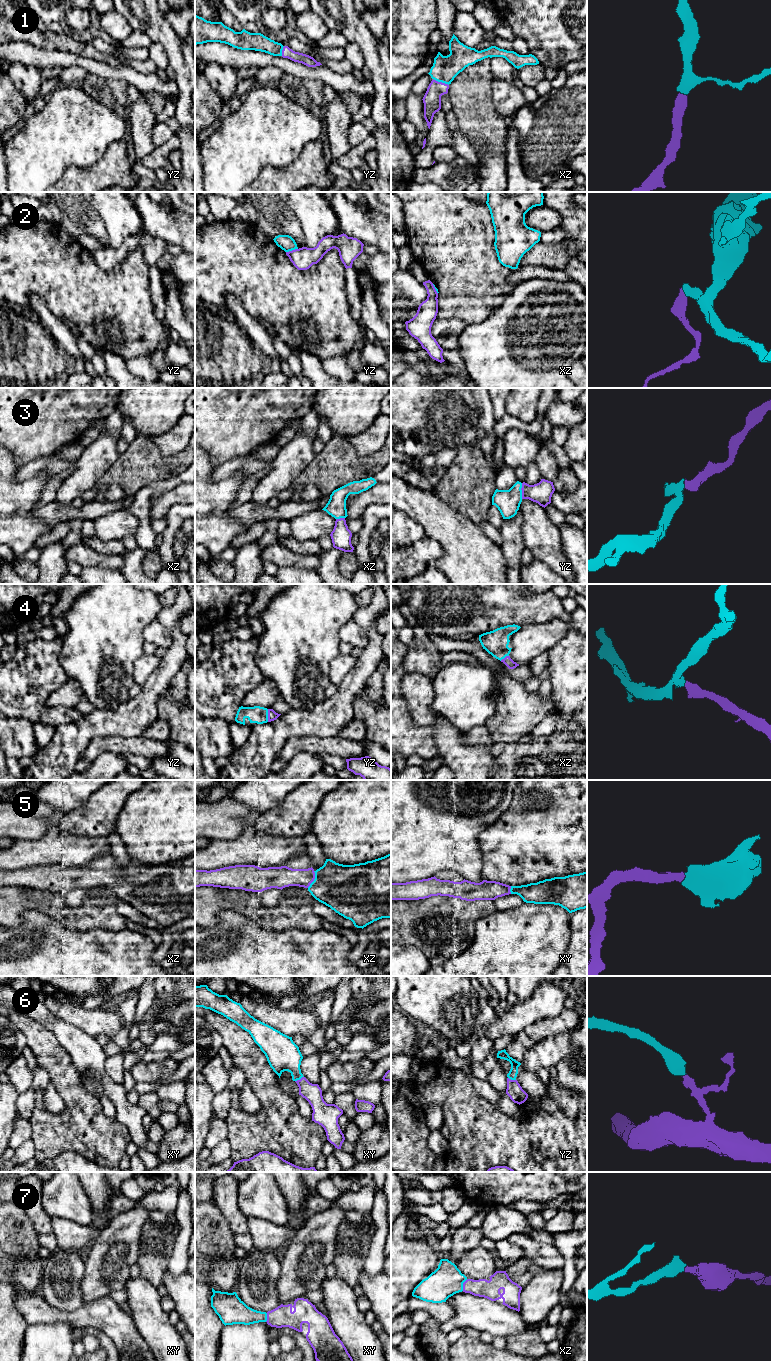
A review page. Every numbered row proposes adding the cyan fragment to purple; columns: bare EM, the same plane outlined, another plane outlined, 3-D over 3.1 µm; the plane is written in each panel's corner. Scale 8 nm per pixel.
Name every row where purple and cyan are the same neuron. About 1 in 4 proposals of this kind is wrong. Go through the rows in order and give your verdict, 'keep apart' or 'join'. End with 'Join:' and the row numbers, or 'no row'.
1: join
2: keep apart
3: join
4: join
5: join
6: join
7: join
Join: 1, 3, 4, 5, 6, 7

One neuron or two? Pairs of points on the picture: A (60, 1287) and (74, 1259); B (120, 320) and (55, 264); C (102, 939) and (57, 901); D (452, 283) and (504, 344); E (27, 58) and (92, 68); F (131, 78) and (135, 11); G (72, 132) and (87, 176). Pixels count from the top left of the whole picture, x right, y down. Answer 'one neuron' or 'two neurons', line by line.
A: one neuron
B: one neuron
C: two neurons
D: two neurons
E: one neuron
F: two neurons
G: two neurons

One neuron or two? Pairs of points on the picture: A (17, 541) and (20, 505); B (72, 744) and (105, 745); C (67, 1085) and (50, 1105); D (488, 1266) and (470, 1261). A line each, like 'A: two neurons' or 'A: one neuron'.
A: two neurons
B: two neurons
C: two neurons
D: one neuron

